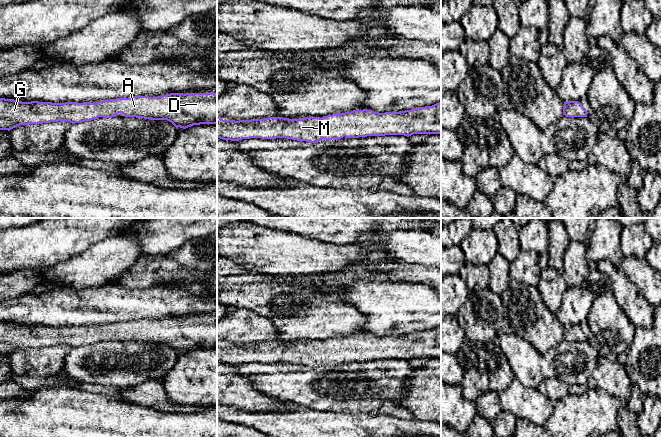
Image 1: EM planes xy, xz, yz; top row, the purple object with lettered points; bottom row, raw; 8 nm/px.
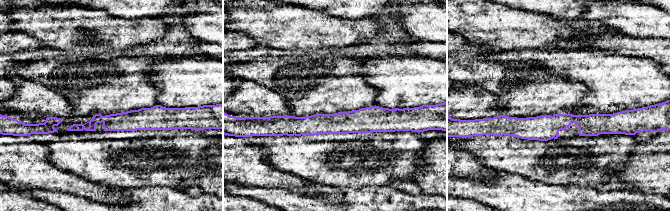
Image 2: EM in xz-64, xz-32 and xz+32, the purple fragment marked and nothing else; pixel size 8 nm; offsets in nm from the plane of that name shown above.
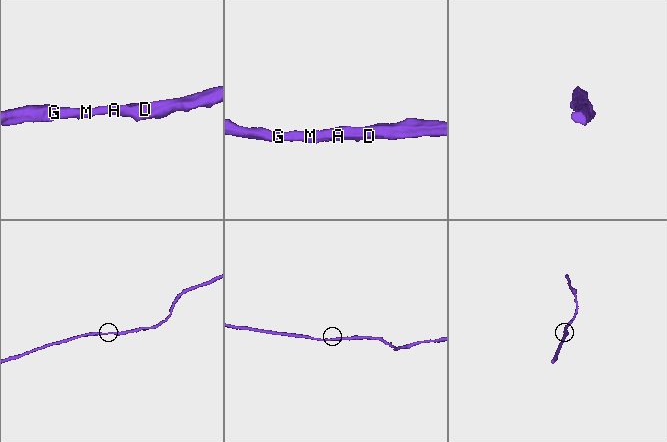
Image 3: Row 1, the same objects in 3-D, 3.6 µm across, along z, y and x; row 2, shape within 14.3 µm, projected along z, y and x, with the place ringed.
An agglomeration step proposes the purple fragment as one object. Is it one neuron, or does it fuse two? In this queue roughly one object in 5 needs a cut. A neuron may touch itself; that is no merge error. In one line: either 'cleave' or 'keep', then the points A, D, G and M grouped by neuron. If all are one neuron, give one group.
keep | A D G M

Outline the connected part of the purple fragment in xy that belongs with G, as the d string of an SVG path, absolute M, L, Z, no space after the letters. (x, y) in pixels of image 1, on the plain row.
M170 317L157 321L132 320L90 326L22 326L14 323L0 322L0 354L8 354L28 348L41 348L57 345L68 345L72 348L93 343L112 342L122 337L125 341L136 341L150 344L167 344L176 352L186 353L193 349L217 348L217 318L210 317Z

